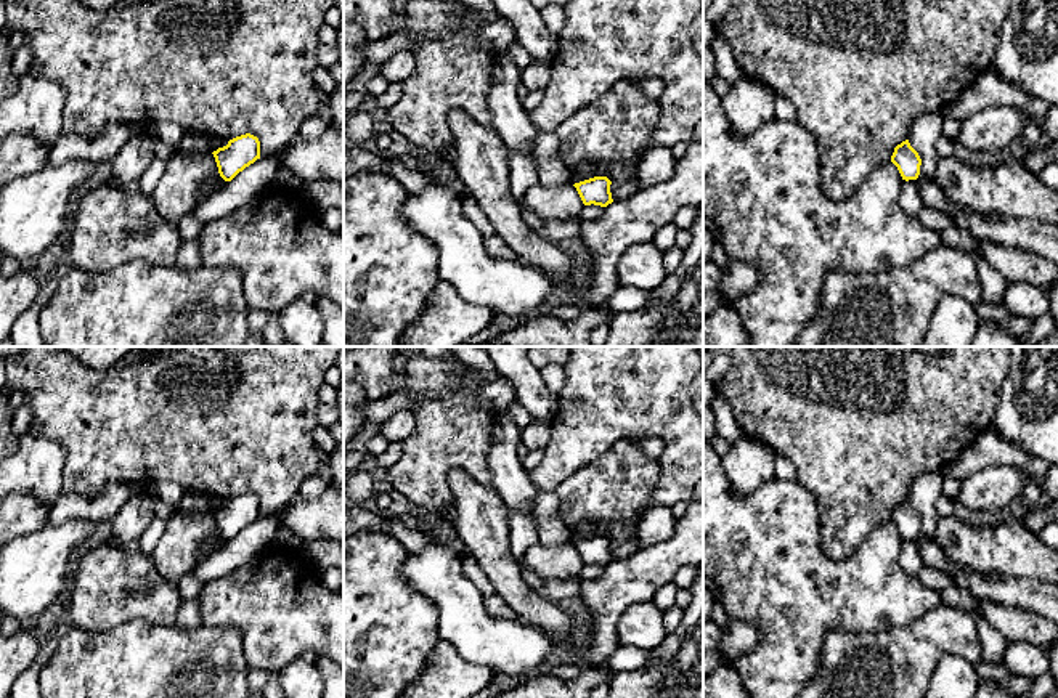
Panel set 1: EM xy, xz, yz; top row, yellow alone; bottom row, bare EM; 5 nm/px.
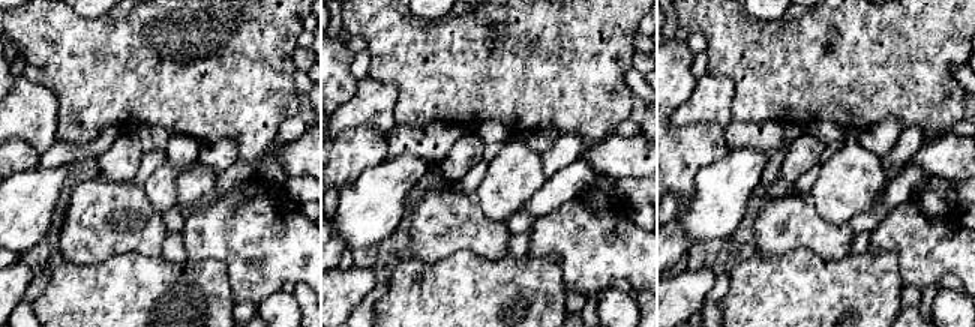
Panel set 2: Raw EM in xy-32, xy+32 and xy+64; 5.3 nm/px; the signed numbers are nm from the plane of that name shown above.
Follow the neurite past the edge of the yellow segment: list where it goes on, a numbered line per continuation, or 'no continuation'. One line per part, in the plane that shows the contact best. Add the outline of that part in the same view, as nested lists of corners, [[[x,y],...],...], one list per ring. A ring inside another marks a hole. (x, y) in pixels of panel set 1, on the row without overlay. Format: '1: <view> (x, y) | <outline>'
no continuation

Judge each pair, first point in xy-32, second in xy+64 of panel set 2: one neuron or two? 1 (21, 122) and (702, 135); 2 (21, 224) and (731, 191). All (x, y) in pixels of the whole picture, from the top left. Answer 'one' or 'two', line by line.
1: two
2: one

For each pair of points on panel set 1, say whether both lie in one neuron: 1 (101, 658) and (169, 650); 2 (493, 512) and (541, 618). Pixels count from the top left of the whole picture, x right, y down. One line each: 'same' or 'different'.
1: same
2: same

